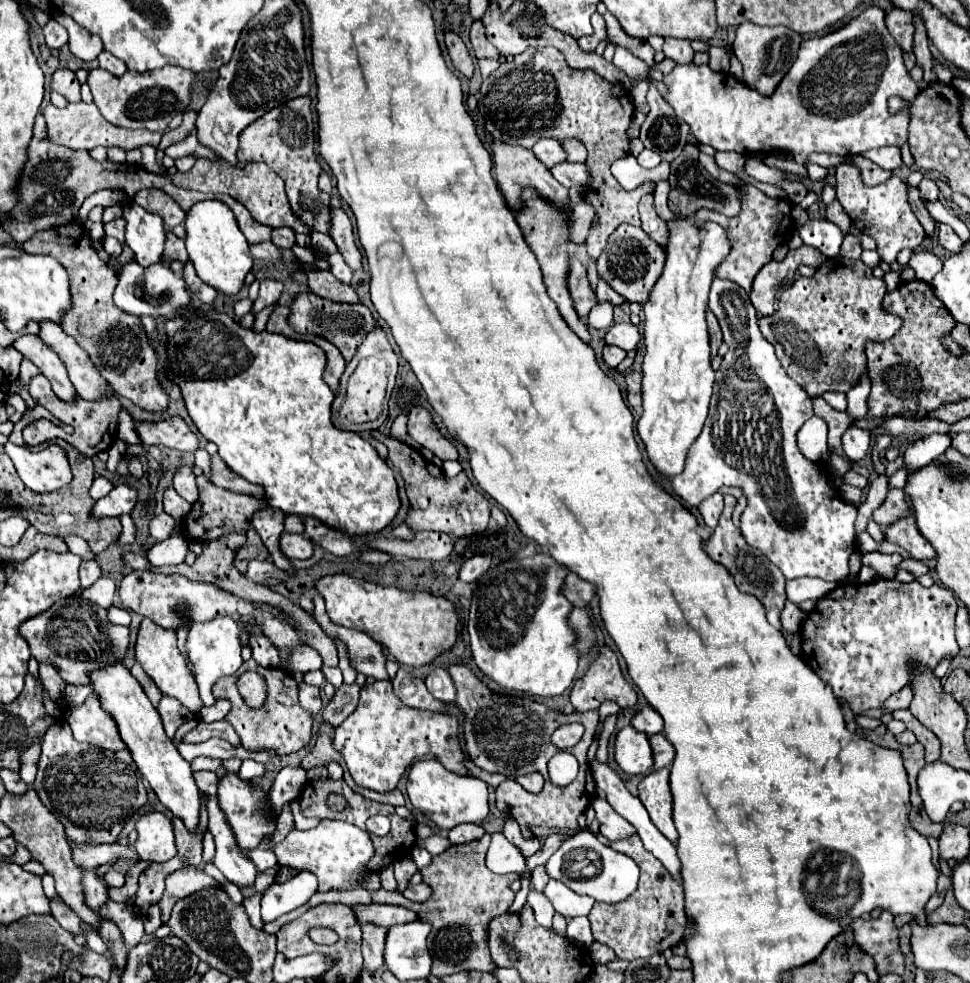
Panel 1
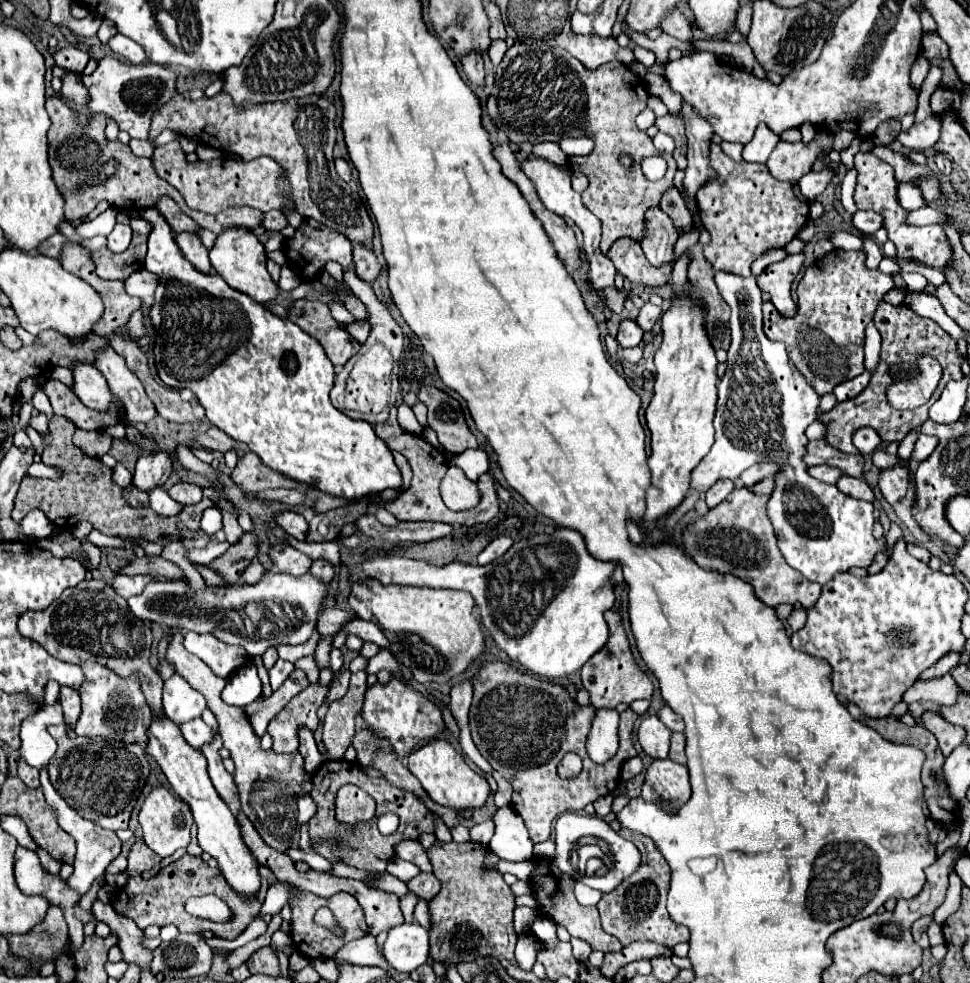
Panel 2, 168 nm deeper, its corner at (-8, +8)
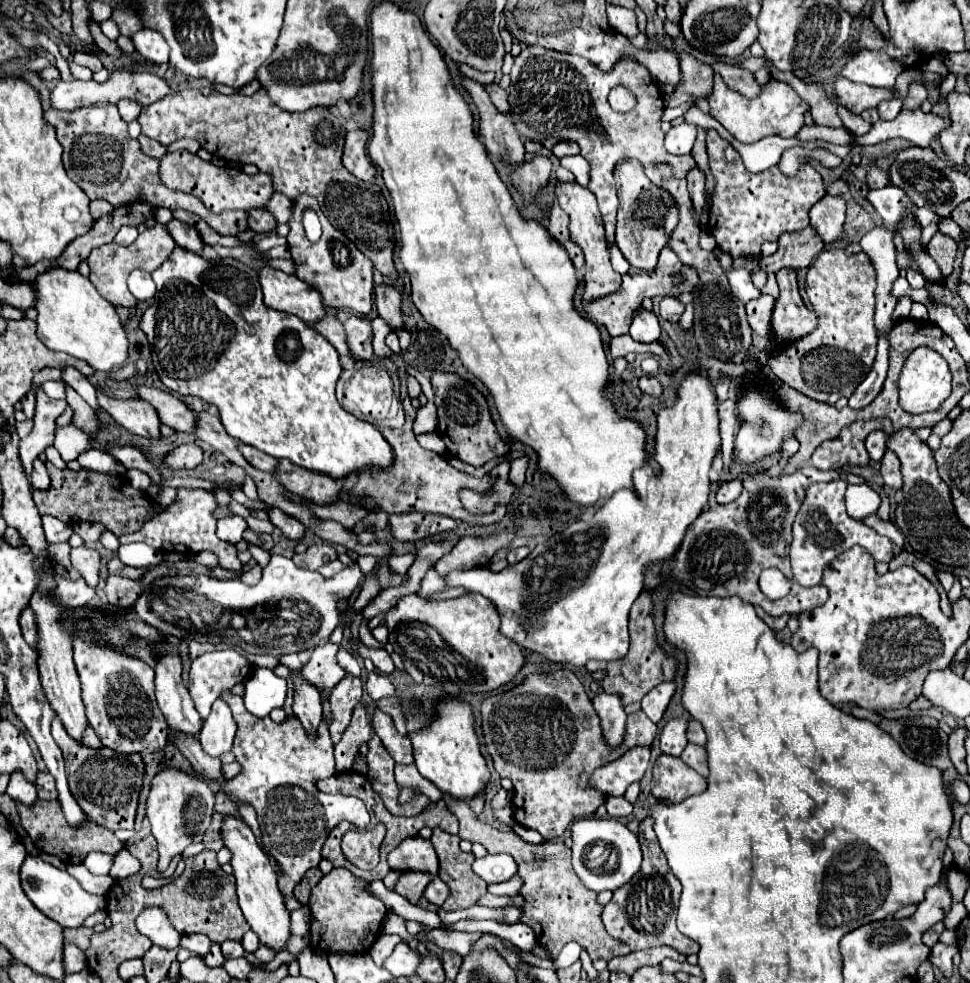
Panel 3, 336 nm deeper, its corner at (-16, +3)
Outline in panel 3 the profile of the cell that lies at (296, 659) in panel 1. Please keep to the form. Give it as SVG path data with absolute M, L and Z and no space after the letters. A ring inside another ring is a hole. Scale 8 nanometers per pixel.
M346 648L340 650L340 654L338 654L338 664L340 664L348 674L354 674L354 676L362 676L362 674L364 674L360 662L358 662Z

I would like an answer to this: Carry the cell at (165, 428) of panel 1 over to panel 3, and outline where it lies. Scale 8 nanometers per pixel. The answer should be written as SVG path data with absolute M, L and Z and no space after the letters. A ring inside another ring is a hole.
M240 444L240 452L244 454L246 462L248 462L248 464L252 464L252 466L256 466L258 470L274 472L276 462L278 462L276 458L272 458L272 456L264 454L264 452L260 452L260 450L256 450L256 448L252 448L252 446L248 446L248 444Z

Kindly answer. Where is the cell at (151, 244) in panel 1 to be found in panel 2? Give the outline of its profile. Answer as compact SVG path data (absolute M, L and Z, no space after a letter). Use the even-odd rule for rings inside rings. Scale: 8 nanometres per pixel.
M156 207L142 211L142 217L154 225L148 237L144 267L160 277L162 287L150 307L152 327L156 335L160 335L154 341L158 377L168 387L190 389L206 409L206 417L212 425L244 443L250 451L260 455L264 465L286 477L314 483L320 491L346 499L358 499L372 491L400 487L402 477L392 451L374 433L372 425L346 417L330 403L328 391L334 385L334 367L324 353L324 347L290 319L276 317L266 305L232 289L220 275L200 273L180 253L174 241L174 231L160 217Z

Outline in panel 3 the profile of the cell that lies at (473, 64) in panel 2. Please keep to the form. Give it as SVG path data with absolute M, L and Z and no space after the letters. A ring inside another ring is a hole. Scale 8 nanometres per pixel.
M492 82L492 84L486 84L484 86L486 90L488 90L488 94L490 94L490 98L492 98L492 104L500 110L500 112L508 112L508 94L506 94L506 90L502 90L496 82Z

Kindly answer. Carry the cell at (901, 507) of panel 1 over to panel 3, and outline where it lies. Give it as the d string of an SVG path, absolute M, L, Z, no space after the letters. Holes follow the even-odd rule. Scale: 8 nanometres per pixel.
M886 452L882 458L882 468L880 468L882 480L886 486L892 490L902 490L902 474L900 474L900 460L896 458L894 452Z

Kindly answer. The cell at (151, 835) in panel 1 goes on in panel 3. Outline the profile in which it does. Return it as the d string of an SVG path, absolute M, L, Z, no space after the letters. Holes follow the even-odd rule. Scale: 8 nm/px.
M162 770L152 780L152 790L148 796L146 816L152 824L152 836L158 842L158 870L164 872L174 856L180 856L186 846L202 842L206 828L210 826L214 814L214 792L208 784L198 778L190 776L182 770Z

